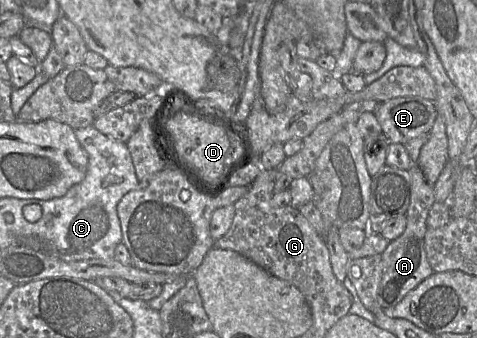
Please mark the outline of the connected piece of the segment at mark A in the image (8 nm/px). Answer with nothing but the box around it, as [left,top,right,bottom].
[378,163,436,309]

